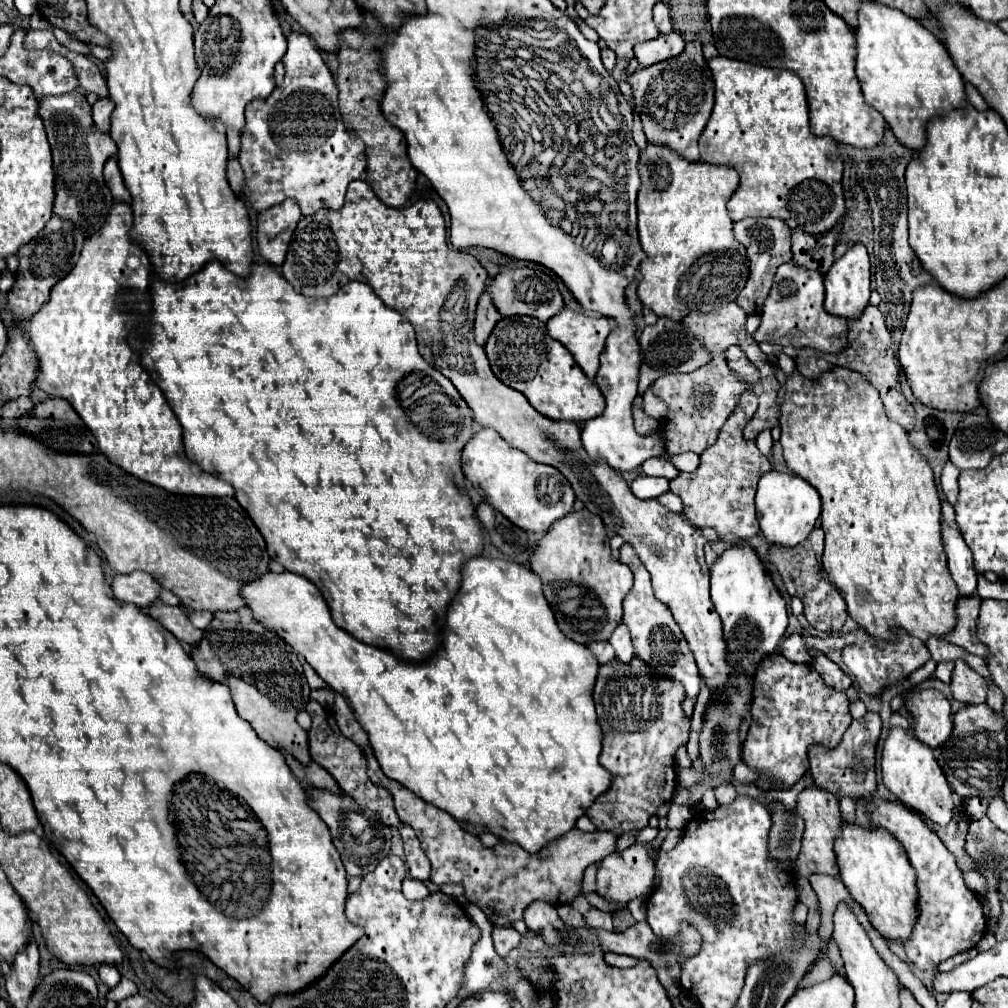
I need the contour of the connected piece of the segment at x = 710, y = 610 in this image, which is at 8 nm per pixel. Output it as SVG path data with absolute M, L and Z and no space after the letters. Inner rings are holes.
M356 180L348 186L346 202L342 210L320 210L316 216L302 218L296 226L296 232L290 242L290 250L286 256L286 262L282 264L282 276L288 278L288 282L294 286L296 292L308 296L308 298L326 298L336 294L344 284L358 280L366 282L374 288L374 292L380 296L380 300L400 312L416 330L418 348L422 358L440 370L450 382L456 386L460 396L468 402L468 406L474 412L474 420L484 428L494 428L500 432L504 440L510 442L510 446L516 446L524 450L532 460L546 462L554 468L558 468L566 480L570 482L574 494L578 500L584 502L584 506L602 518L606 528L610 528L614 534L622 536L638 554L642 564L652 576L652 588L658 600L662 600L674 614L676 624L680 626L692 654L696 660L696 666L700 670L700 676L704 678L704 684L710 690L710 696L720 696L724 688L728 688L728 682L732 682L734 664L728 658L728 646L724 642L722 634L722 620L710 600L710 572L704 562L704 544L706 538L702 532L694 526L690 526L680 514L670 512L666 506L662 506L656 498L652 500L640 500L632 494L626 480L612 470L604 460L594 460L586 454L580 434L582 428L574 422L564 420L550 420L536 412L530 402L524 398L524 394L504 386L490 370L486 352L482 346L476 346L474 342L474 312L480 294L484 292L486 284L486 270L480 266L480 262L470 256L468 252L454 250L446 240L446 224L444 218L434 202L416 202L410 208L390 208L374 194L374 190L364 182ZM464 284L466 290L456 292L456 286Z

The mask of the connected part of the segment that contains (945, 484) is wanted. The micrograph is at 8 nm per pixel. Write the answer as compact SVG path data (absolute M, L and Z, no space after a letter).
M948 460L942 470L942 492L950 504L956 504L958 498L958 476L960 476L960 468L952 466L952 462Z

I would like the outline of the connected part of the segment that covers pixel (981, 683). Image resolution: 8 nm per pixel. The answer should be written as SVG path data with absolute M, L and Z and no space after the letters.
M962 660L956 662L950 688L952 688L954 700L958 702L964 702L964 704L984 704L986 702L986 690L988 690L986 680L974 670L970 670Z

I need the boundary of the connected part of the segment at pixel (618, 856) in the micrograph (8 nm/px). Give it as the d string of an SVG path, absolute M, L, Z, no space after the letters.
M664 832L648 844L636 842L622 852L614 852L614 854L606 856L602 860L602 864L598 868L598 876L596 876L598 894L608 900L622 902L622 904L628 904L634 898L648 898L648 894L652 892L652 886L654 886L654 854L656 854L656 850L660 850L662 840L664 840Z

